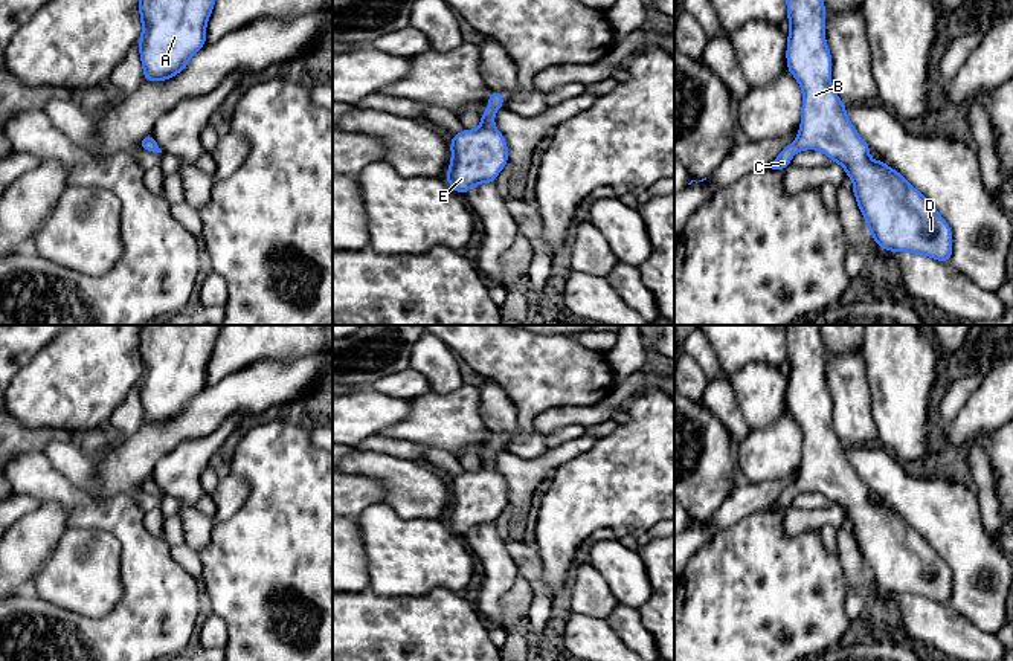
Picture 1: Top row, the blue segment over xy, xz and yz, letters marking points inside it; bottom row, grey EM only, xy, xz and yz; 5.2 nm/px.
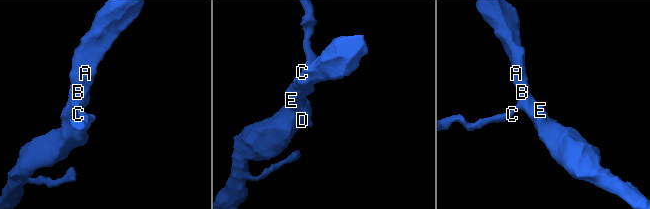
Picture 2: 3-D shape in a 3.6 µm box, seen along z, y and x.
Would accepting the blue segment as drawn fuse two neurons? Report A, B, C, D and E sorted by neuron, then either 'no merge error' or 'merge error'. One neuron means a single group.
A B C D E | no merge error

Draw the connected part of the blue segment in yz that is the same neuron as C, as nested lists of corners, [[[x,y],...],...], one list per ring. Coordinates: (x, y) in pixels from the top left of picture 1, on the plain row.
[[[786,325],[790,374],[787,377],[787,412],[802,432],[801,467],[796,481],[767,508],[786,511],[798,493],[818,492],[844,508],[853,522],[853,536],[876,586],[891,594],[909,594],[937,603],[952,600],[952,571],[937,550],[900,514],[870,499],[870,488],[848,461],[845,446],[831,427],[831,397],[825,385],[825,348],[819,325]]]

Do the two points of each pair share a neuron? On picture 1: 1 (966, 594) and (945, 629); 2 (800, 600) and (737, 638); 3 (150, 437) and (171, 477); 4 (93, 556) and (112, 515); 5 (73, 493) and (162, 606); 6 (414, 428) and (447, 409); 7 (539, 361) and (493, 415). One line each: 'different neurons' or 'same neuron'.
1: different neurons
2: same neuron
3: different neurons
4: different neurons
5: same neuron
6: same neuron
7: different neurons

